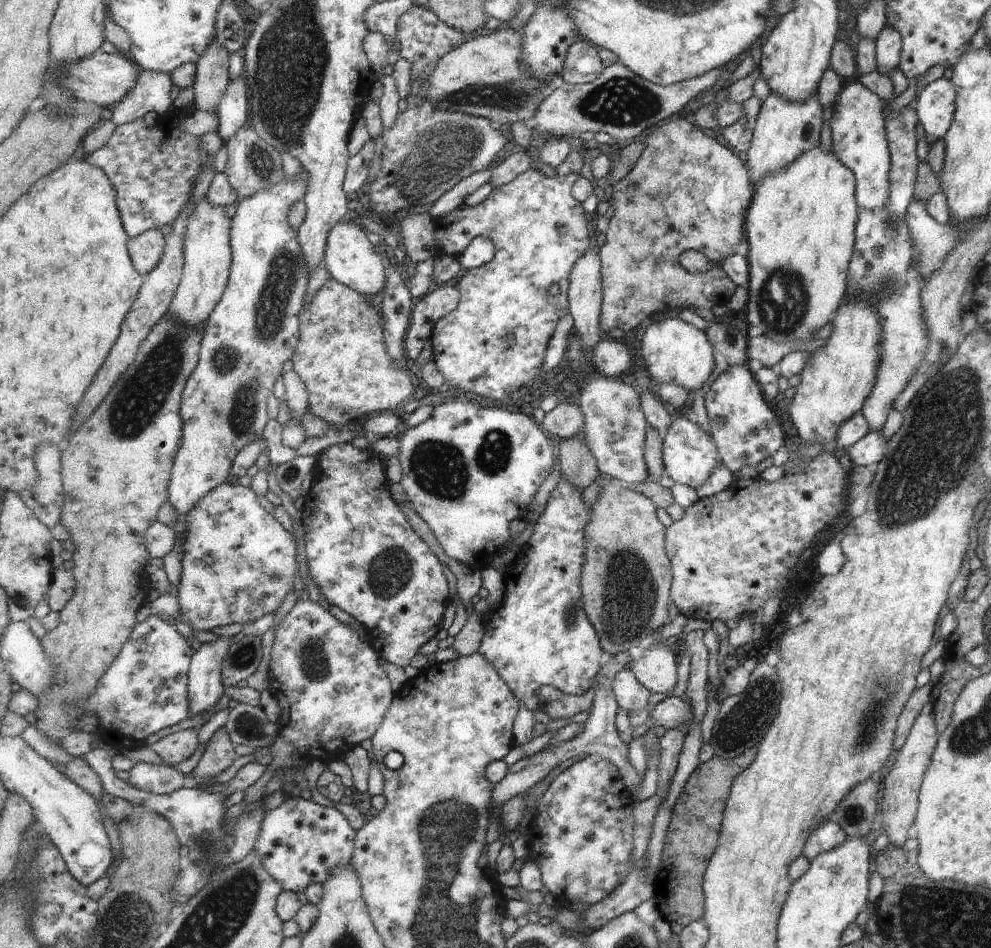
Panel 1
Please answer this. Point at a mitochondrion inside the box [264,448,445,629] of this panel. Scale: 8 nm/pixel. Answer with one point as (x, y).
(389, 574)

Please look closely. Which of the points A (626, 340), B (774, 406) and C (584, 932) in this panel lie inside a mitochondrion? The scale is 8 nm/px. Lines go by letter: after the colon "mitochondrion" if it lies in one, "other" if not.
A: other
B: other
C: other

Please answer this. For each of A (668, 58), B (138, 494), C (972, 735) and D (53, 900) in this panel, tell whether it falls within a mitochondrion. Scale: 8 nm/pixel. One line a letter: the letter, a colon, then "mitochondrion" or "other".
A: other
B: other
C: mitochondrion
D: other

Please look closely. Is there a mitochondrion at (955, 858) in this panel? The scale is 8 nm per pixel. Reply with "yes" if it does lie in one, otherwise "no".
no

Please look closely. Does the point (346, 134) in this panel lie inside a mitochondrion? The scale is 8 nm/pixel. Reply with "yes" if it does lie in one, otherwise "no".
no

